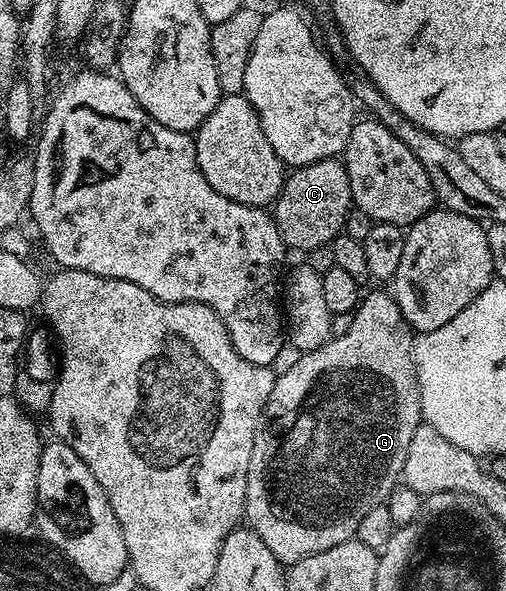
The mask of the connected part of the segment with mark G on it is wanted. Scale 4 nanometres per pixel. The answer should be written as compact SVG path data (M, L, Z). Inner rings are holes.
M385 291L385 293L369 293L366 292L361 298L361 304L357 306L355 312L352 314L349 326L336 336L320 345L318 349L313 349L309 353L302 353L299 363L295 363L295 367L290 367L287 371L277 373L273 382L273 390L265 404L265 412L263 414L263 424L257 430L257 438L255 439L255 447L251 451L251 463L247 471L247 491L245 492L245 516L244 520L247 522L248 528L252 529L255 535L259 535L259 539L263 539L263 543L267 543L267 548L271 551L271 555L275 555L275 559L281 561L282 566L288 567L299 559L307 559L311 555L319 555L319 551L331 551L331 547L339 547L339 543L344 541L352 541L356 538L357 528L359 523L363 520L363 515L367 515L367 511L371 511L371 507L388 502L389 493L392 489L396 489L399 484L399 478L405 471L405 460L407 459L407 447L411 443L411 435L415 435L417 426L422 424L423 418L421 415L421 389L417 385L417 364L413 362L413 342L415 340L414 330L409 328L405 321L405 316L401 314L401 308L397 305L392 292Z

